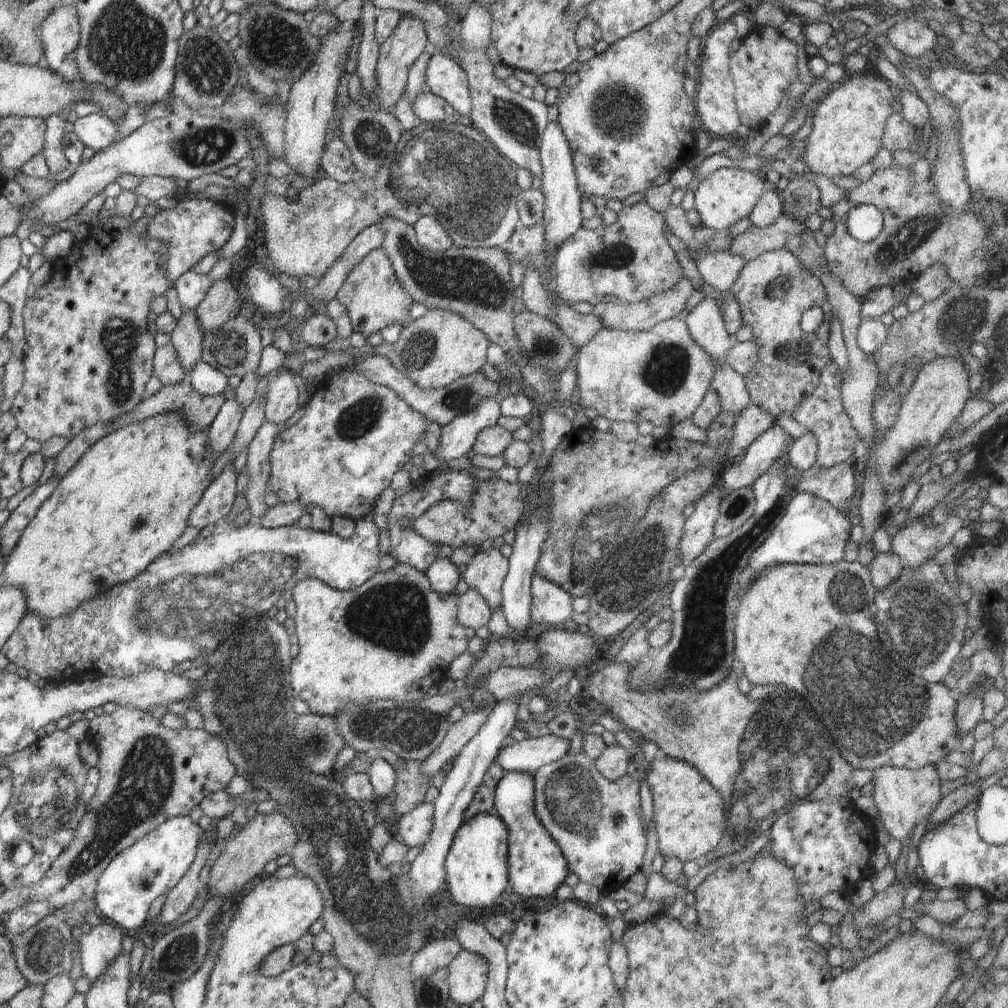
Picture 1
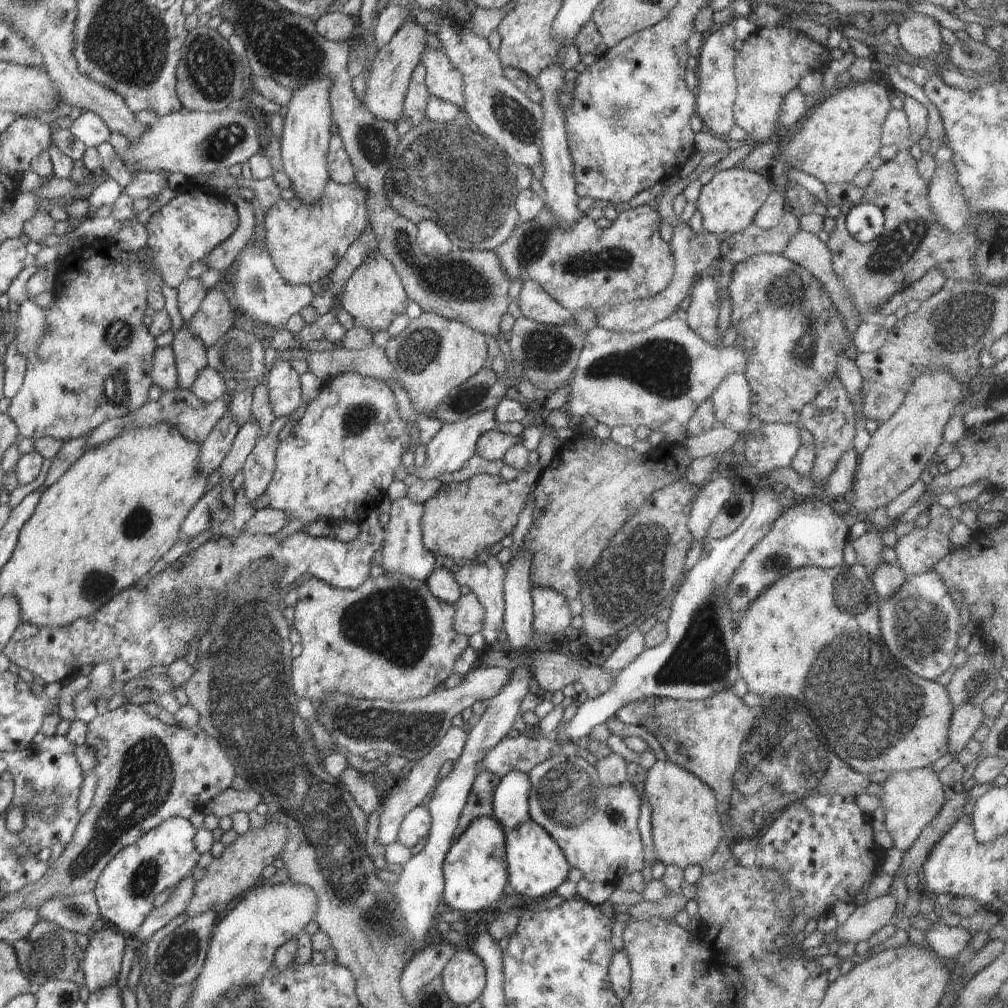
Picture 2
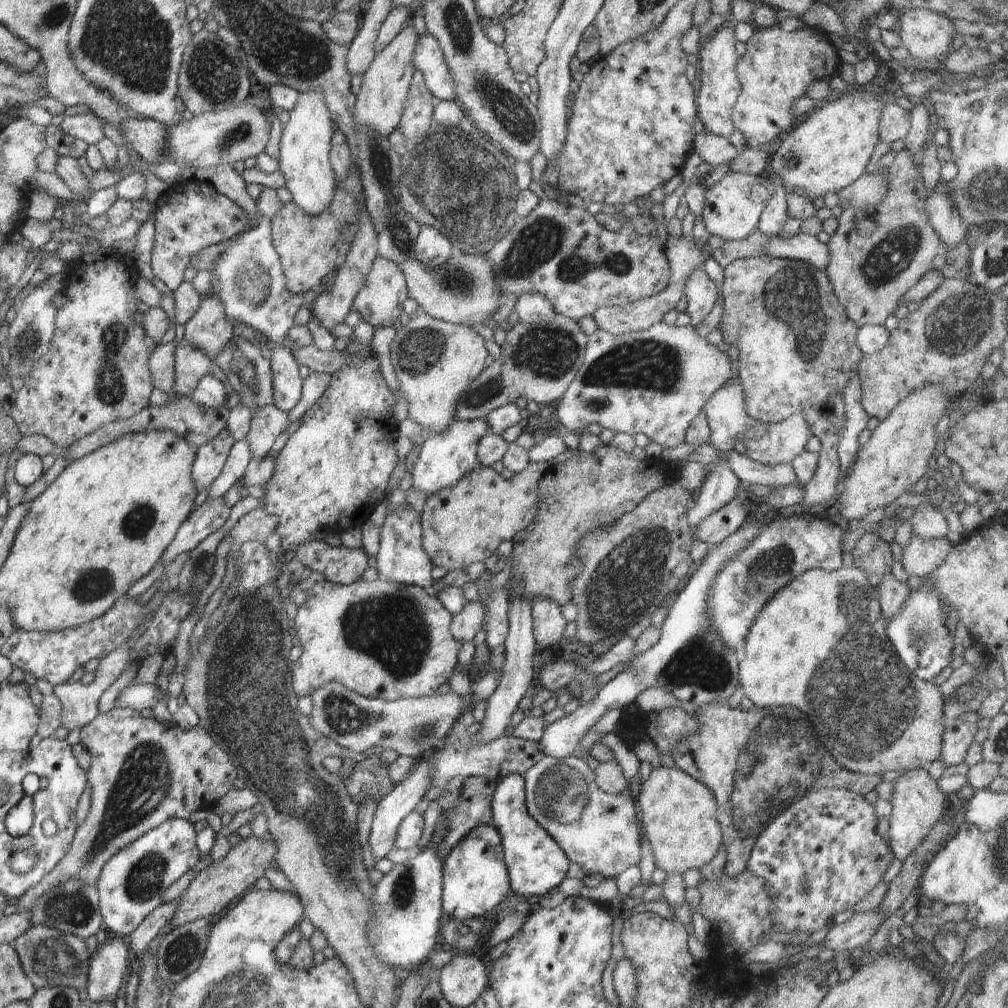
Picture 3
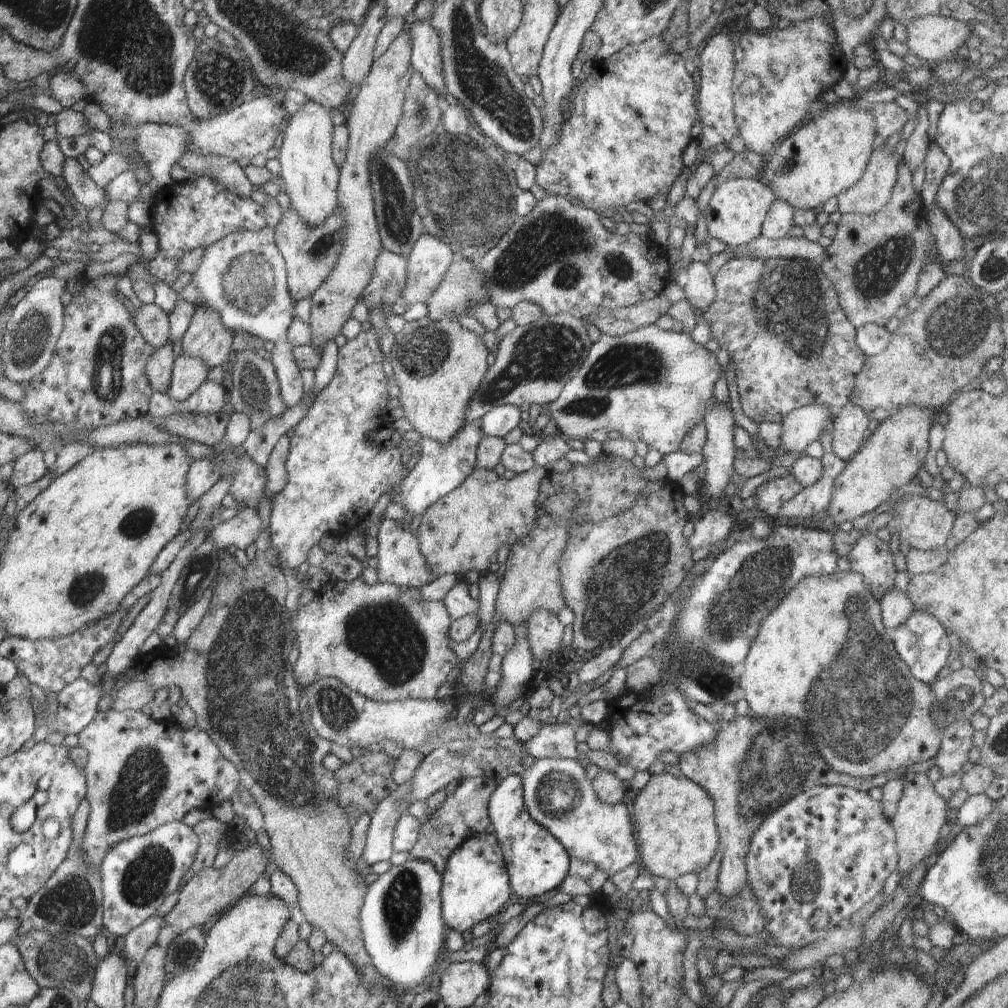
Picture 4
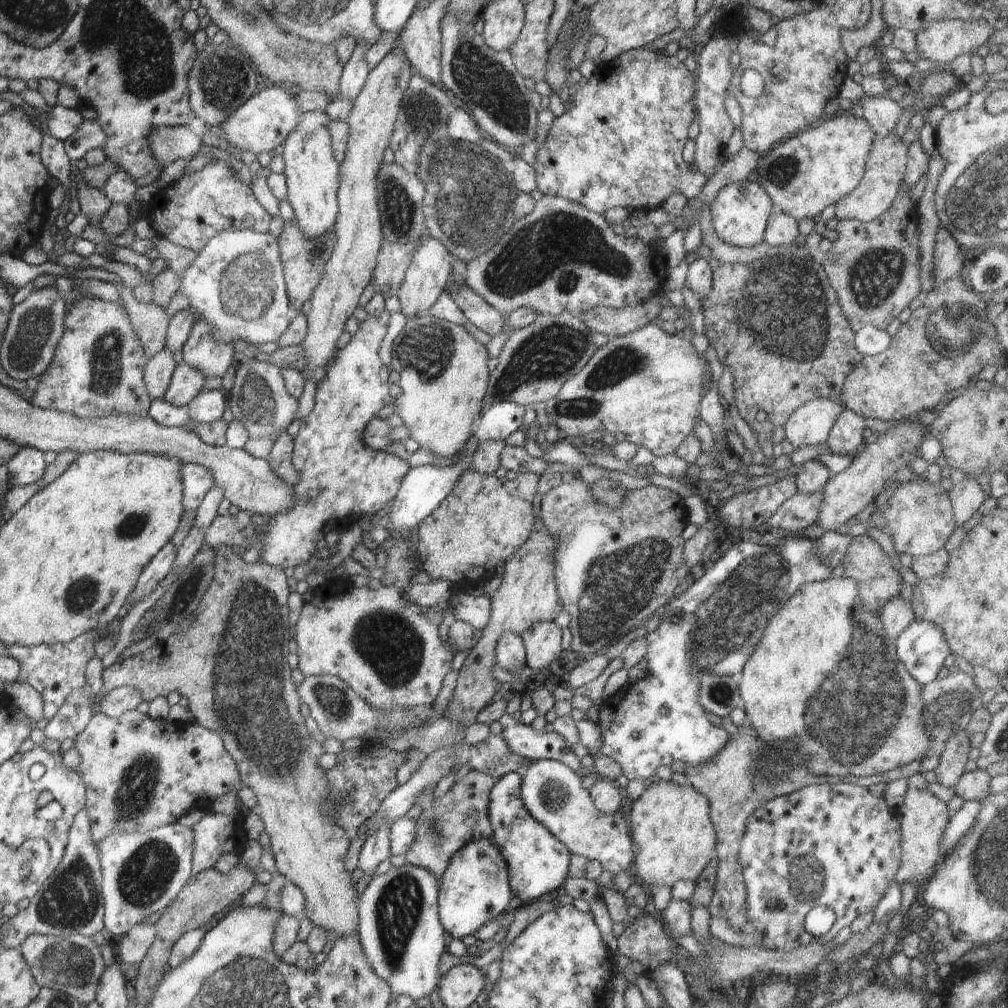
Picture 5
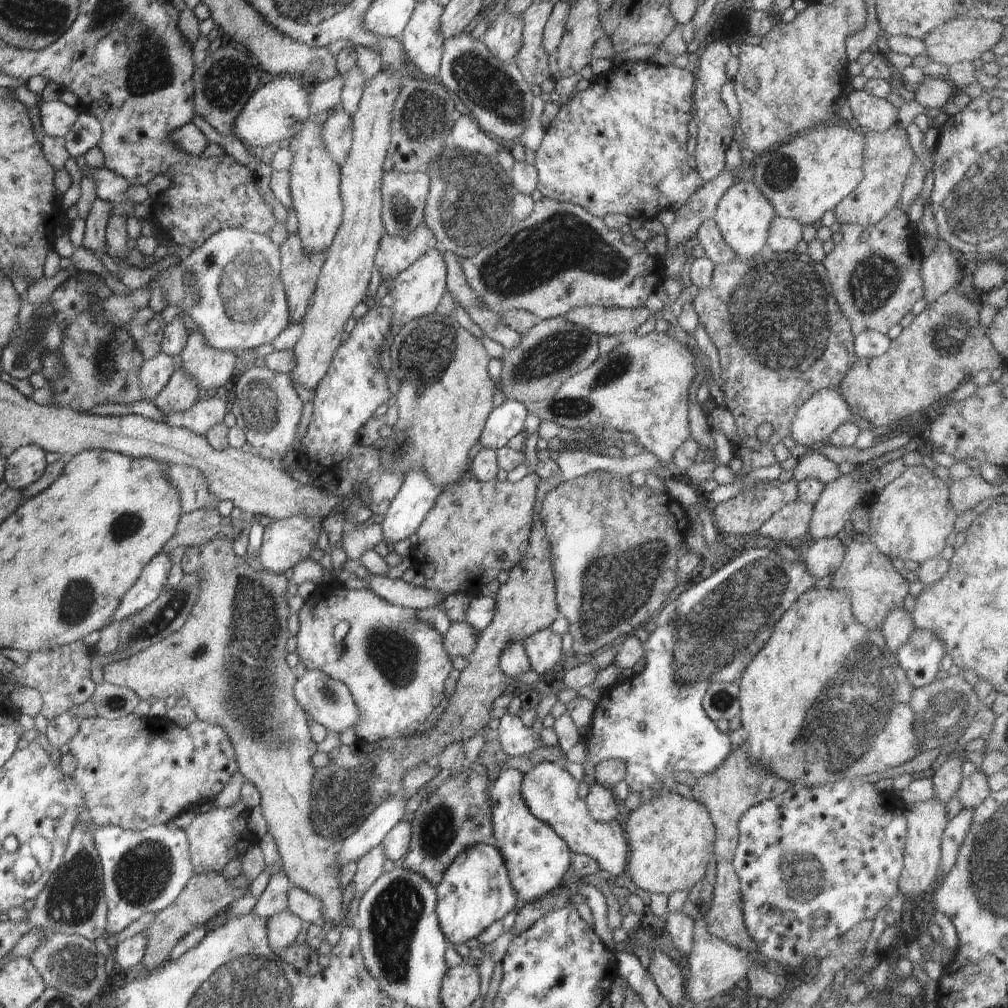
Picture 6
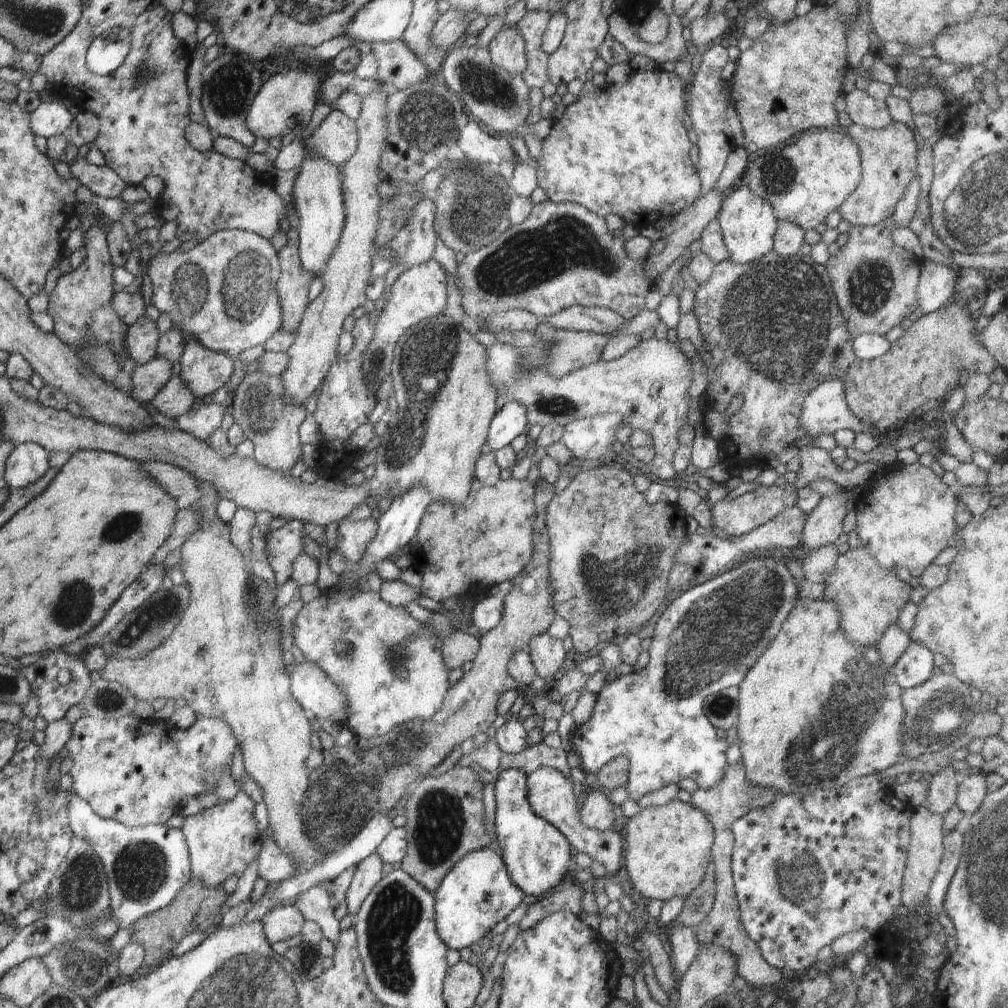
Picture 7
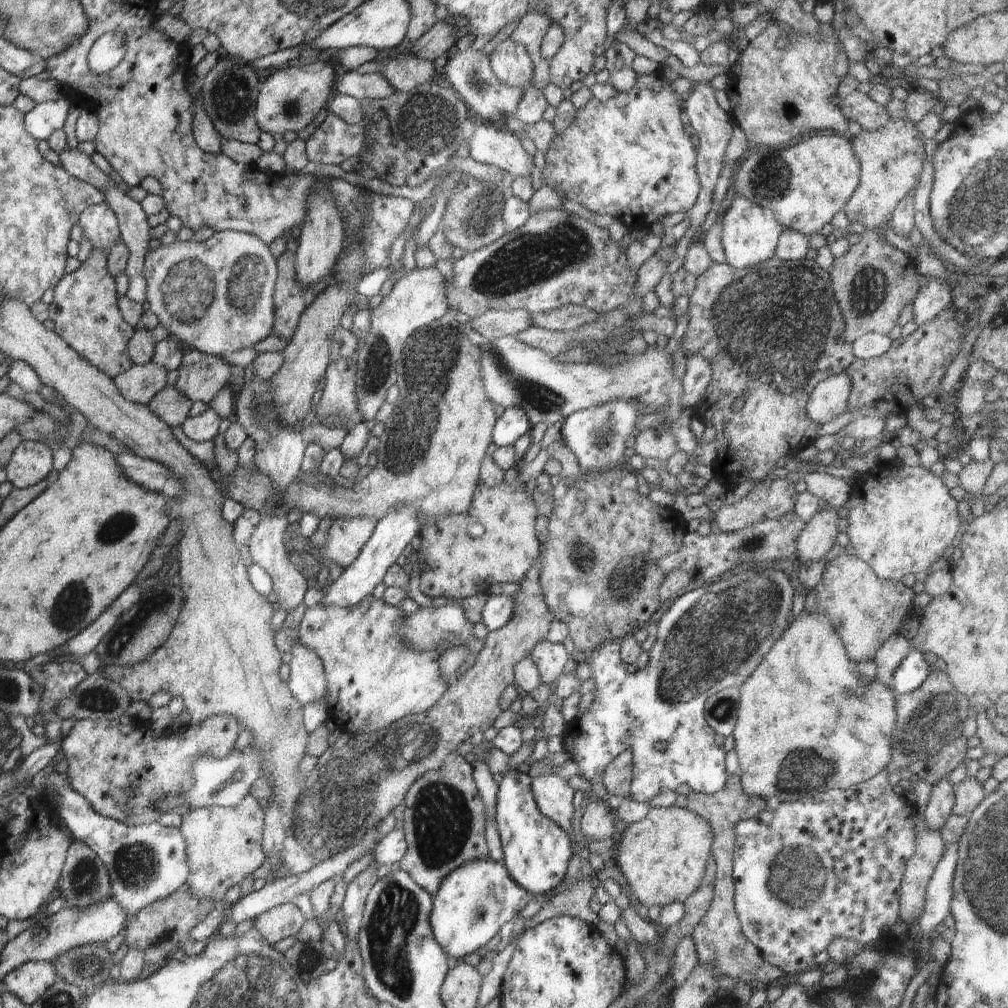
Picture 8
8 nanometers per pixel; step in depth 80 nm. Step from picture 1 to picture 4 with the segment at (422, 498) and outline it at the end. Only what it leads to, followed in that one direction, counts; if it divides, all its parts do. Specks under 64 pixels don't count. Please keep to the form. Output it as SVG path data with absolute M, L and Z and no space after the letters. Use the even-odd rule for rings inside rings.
M381 520L378 532L378 581L404 588L420 589L430 582L428 566L424 562L424 556L420 554L417 532L410 527L402 528L394 520Z

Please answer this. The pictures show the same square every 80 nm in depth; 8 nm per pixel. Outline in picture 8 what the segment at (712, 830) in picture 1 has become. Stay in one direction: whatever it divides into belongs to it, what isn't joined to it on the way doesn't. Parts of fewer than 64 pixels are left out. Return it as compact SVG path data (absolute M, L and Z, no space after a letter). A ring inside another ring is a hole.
M651 808L646 818L630 824L615 848L614 861L630 884L633 898L650 908L684 903L702 883L713 834L708 822L687 808Z

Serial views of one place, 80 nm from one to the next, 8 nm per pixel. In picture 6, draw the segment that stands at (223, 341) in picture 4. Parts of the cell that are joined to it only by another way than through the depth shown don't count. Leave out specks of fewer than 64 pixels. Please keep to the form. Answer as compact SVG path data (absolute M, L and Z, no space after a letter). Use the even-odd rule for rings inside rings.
M200 332L189 334L181 355L182 369L196 380L203 395L214 393L232 379L237 354L208 346Z

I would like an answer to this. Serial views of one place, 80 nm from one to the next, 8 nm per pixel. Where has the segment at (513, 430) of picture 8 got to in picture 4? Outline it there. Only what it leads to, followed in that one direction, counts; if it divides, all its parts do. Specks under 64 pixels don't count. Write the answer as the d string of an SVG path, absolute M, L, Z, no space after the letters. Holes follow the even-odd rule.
M515 405L494 406L488 414L482 416L480 429L483 436L492 436L504 439L512 430L521 424L521 411Z

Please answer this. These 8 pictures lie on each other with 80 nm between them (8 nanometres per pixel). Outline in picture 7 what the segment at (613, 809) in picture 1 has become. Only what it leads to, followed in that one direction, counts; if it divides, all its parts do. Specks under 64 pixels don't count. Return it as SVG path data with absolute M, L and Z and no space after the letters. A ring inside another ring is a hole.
M540 768L535 772L527 775L528 784L528 801L532 810L546 820L552 826L556 826L564 838L568 840L571 848L574 848L578 853L588 854L594 861L604 865L608 875L616 874L622 865L622 842L621 833L617 828L608 830L608 832L598 832L592 828L586 828L580 820L578 812L577 798L574 796L573 785L571 780L560 774L554 768Z

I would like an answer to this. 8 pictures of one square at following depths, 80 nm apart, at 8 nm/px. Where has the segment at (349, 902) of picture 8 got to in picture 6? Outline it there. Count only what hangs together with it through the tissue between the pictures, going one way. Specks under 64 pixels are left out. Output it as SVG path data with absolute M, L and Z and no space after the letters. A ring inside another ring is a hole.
M382 843L370 848L357 862L357 870L353 879L354 895L364 896L368 888L383 874L383 866L386 861Z

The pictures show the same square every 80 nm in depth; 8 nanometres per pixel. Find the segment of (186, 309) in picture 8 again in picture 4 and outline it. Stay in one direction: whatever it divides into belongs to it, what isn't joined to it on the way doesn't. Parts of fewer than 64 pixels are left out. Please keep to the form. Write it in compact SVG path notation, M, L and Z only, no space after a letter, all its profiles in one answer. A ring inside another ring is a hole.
M268 226L258 231L240 230L210 244L204 251L198 270L191 274L190 284L194 284L198 288L198 300L201 305L212 308L220 316L220 322L228 332L232 332L233 335L247 332L249 335L257 336L263 341L270 341L274 344L278 369L276 375L280 382L280 398L288 408L299 404L305 396L301 370L294 364L292 354L290 354L292 347L286 340L288 328L296 317L296 303L288 292L285 261L276 247L275 232Z

